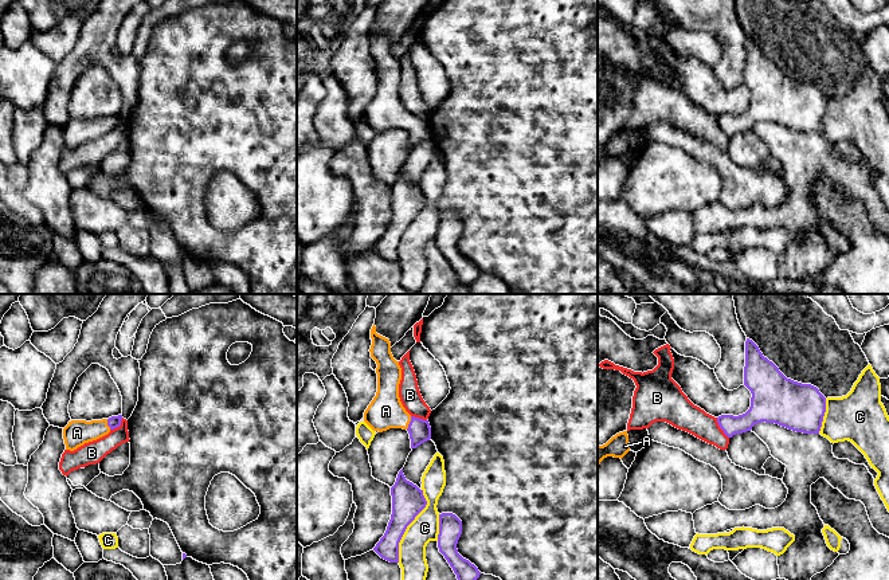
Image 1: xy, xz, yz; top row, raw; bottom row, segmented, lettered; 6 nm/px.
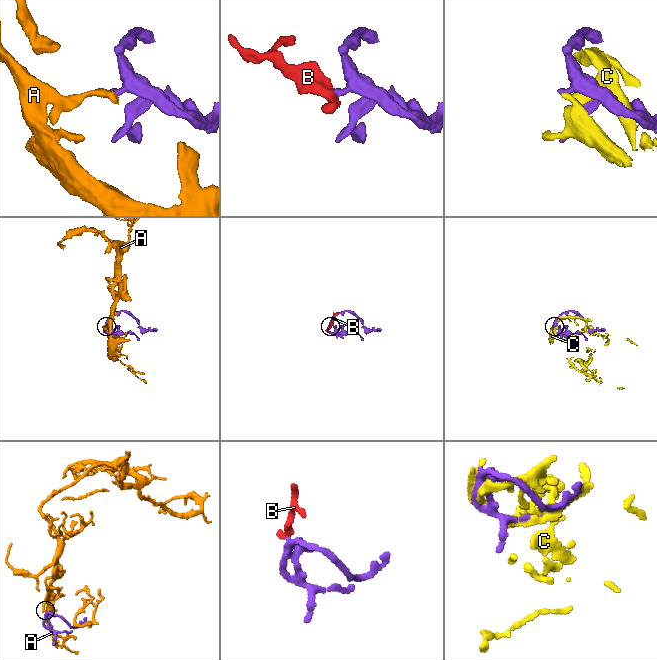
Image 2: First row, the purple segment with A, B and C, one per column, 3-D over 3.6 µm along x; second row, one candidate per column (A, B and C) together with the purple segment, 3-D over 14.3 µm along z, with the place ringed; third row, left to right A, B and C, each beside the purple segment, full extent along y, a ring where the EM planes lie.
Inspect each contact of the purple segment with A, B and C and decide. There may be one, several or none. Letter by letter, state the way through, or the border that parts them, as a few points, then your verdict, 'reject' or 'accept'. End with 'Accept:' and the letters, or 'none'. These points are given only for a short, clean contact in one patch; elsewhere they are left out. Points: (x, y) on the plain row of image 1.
A: across xz (419, 129), (410, 122), (386, 110) | accept
B: along yz (716, 117), (716, 121), (728, 137) | reject
C: reject
Accept: A

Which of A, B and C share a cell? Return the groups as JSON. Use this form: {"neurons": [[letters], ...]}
{"neurons": [["A"], ["B", "C"]]}

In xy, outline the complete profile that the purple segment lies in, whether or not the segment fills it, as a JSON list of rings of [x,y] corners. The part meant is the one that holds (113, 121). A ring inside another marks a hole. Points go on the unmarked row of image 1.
[[[122,114],[102,119],[71,119],[63,128],[66,149],[74,150],[85,142],[97,140],[121,125]]]

